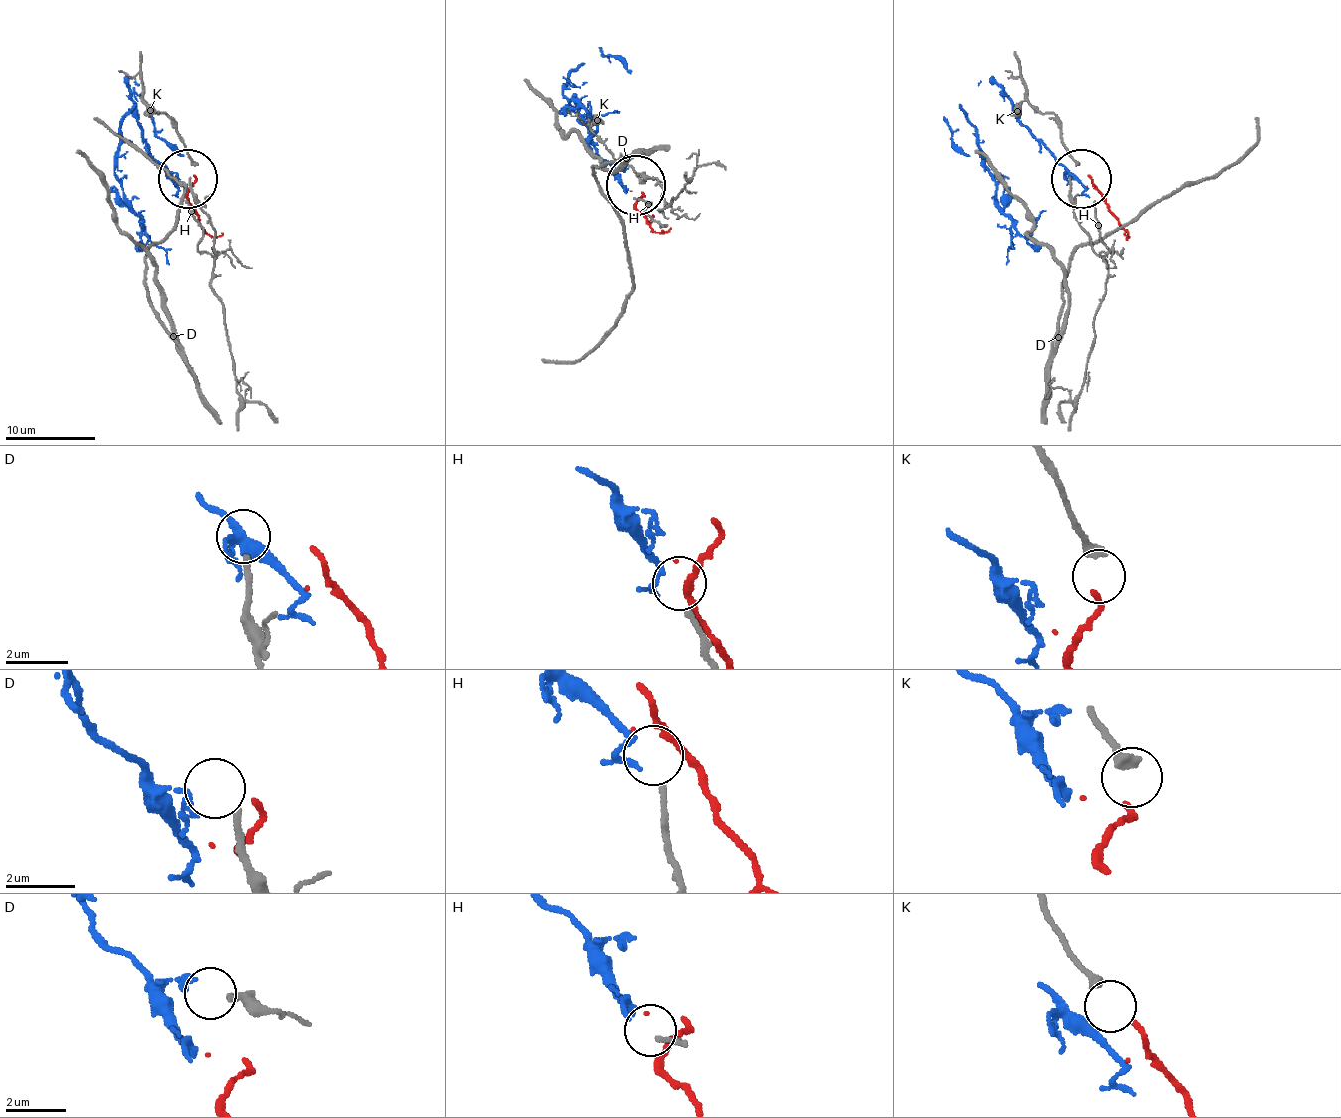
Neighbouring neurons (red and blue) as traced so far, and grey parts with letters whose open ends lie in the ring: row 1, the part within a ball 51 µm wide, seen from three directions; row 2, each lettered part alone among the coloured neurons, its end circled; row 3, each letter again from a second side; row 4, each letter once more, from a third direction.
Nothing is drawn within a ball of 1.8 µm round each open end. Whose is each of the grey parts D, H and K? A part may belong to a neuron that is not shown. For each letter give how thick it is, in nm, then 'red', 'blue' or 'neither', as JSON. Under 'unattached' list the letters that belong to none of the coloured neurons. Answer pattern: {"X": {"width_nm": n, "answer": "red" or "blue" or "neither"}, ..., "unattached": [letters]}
{"D": {"width_nm": 200, "answer": "neither"}, "H": {"width_nm": 150, "answer": "blue"}, "K": {"width_nm": 320, "answer": "red"}, "unattached": ["D"]}

